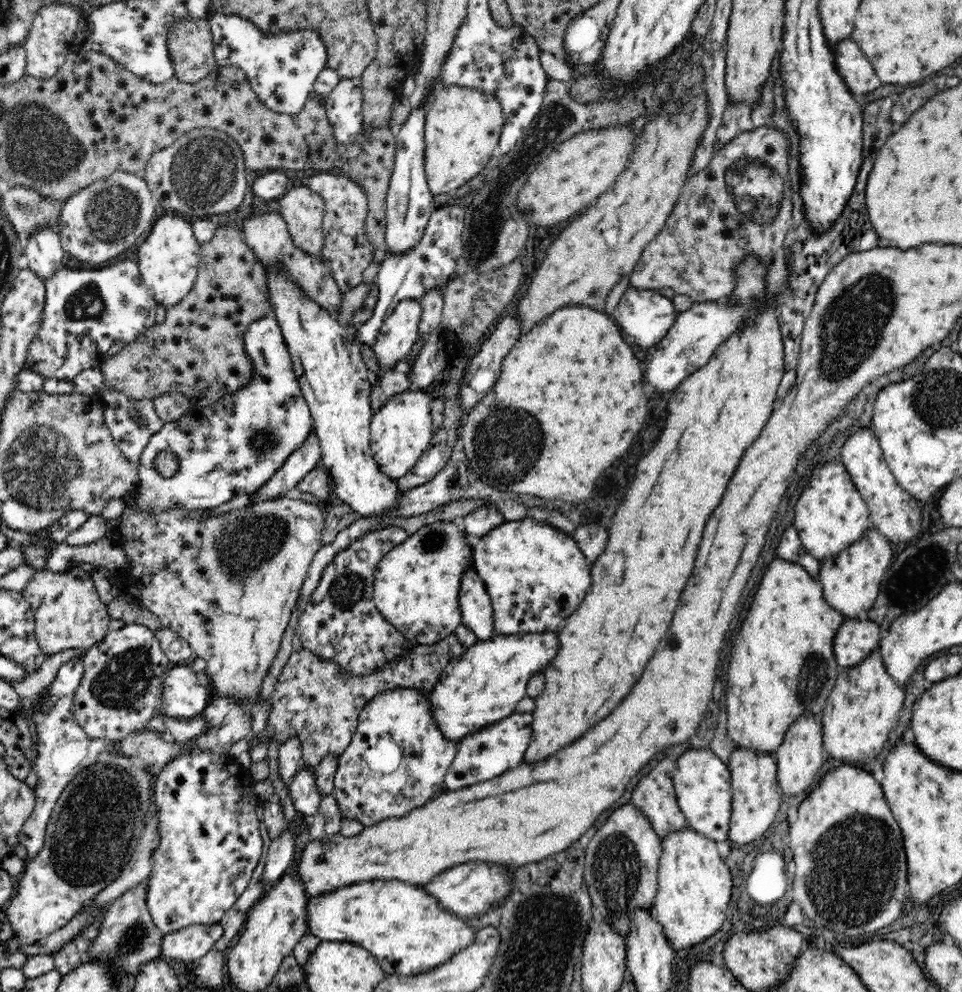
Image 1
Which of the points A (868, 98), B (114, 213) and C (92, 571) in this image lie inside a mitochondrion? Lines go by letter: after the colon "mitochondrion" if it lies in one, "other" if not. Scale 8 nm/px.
A: other
B: mitochondrion
C: other

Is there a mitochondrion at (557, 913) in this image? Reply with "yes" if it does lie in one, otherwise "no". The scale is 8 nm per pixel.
yes

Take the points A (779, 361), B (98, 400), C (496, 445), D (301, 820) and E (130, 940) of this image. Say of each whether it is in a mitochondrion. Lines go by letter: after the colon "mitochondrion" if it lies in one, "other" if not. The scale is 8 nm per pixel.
A: other
B: other
C: mitochondrion
D: other
E: mitochondrion

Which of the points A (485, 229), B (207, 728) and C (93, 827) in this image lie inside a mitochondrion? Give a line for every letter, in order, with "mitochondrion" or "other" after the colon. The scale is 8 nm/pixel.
A: mitochondrion
B: other
C: mitochondrion

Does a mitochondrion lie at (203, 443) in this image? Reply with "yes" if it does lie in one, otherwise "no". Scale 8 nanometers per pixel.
no

